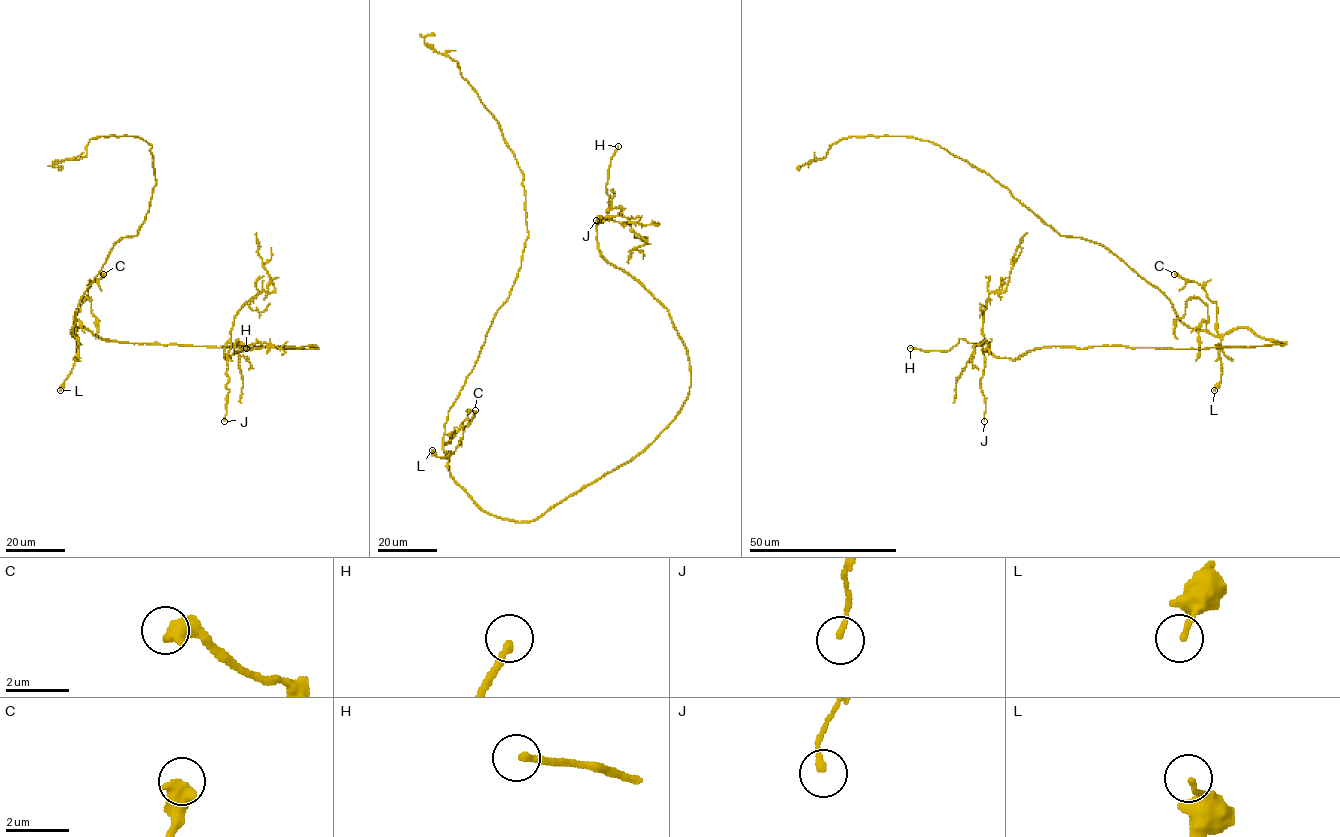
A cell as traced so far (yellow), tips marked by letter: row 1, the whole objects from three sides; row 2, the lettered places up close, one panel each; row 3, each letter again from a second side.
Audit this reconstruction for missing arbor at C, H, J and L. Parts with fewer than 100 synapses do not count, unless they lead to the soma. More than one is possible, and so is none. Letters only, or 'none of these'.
H

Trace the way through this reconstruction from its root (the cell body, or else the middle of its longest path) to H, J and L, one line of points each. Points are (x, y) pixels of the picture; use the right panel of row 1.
H: (1268, 339), (1286, 343), (1045, 346), (1016, 359), (962, 339), (945, 351), (910, 348)
J: (1268, 339), (1286, 343), (1203, 349), (1045, 346), (1010, 359), (996, 357), (984, 342), (980, 380), (984, 421)
L: (1268, 339), (1259, 337), (1245, 328), (1229, 331), (1220, 341), (1221, 380), (1214, 390)

